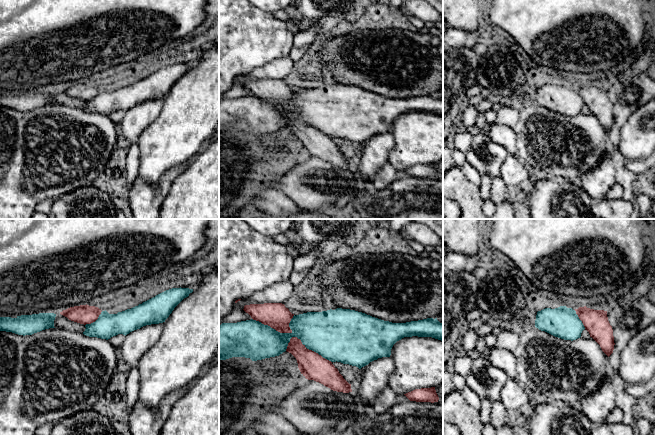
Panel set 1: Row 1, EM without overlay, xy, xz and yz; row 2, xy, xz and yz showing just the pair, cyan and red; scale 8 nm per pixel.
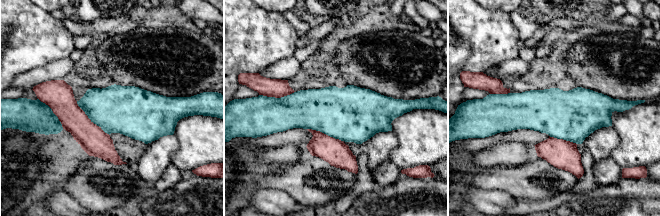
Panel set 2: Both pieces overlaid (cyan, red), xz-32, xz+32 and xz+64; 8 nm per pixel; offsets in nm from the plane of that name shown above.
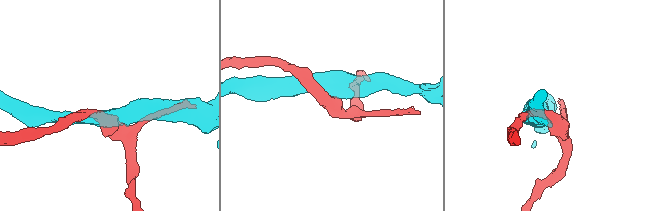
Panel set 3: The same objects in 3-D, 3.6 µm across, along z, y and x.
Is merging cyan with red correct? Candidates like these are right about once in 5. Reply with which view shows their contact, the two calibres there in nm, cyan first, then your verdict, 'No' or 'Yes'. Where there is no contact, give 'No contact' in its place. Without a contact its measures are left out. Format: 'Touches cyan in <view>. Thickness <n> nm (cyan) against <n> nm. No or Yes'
Touches cyan in xz. Thickness 300 nm (cyan) against 200 nm. No

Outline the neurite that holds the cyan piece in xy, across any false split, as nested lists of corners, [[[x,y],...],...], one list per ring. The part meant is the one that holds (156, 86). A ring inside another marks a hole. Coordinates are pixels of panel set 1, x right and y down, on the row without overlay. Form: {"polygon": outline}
{"polygon": [[[172,64],[117,90],[102,87],[95,98],[85,101],[83,110],[108,116],[118,110],[126,112],[146,101],[163,99],[174,84],[192,68],[193,65],[189,64]]]}

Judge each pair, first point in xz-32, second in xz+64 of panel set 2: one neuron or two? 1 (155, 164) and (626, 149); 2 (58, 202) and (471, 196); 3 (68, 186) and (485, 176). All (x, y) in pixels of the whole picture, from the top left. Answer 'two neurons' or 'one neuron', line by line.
1: two neurons
2: one neuron
3: one neuron

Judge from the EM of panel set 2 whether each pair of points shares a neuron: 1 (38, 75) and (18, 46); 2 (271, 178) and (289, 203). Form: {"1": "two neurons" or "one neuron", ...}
{"1": "two neurons", "2": "two neurons"}

